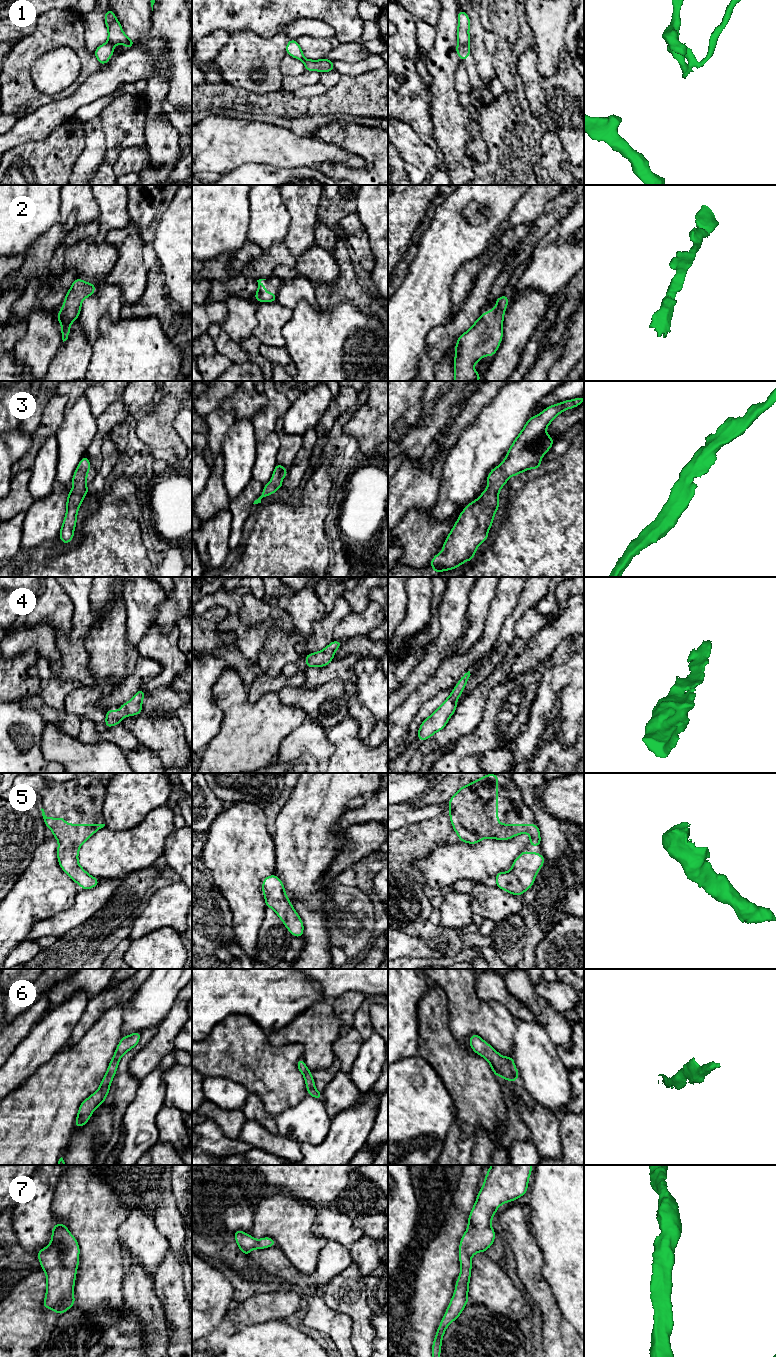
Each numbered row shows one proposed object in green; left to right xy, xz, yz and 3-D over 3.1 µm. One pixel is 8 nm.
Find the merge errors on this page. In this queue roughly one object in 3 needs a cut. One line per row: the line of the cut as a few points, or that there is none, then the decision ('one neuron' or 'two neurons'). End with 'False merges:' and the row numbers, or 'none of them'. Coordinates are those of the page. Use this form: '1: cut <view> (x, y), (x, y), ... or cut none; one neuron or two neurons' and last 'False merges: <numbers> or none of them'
1: cut yz (458, 42), (468, 46); two neurons
2: cut none; one neuron
3: cut none; one neuron
4: cut none; one neuron
5: cut none; one neuron
6: cut none; one neuron
7: cut none; one neuron
False merges: 1

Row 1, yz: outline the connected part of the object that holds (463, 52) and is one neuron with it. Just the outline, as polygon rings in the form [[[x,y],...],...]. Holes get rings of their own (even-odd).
[[[459,43],[456,46],[456,52],[460,58],[460,61],[466,60],[471,54],[469,46],[463,46]]]

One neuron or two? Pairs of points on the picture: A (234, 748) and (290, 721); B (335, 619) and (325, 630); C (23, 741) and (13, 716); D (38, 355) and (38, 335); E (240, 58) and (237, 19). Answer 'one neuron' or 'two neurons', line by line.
A: one neuron
B: one neuron
C: one neuron
D: one neuron
E: two neurons

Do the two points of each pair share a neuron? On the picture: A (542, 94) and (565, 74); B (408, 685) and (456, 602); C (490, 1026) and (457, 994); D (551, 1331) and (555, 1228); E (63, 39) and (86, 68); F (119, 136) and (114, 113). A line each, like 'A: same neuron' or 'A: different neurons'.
A: same neuron
B: same neuron
C: same neuron
D: different neurons
E: same neuron
F: same neuron

